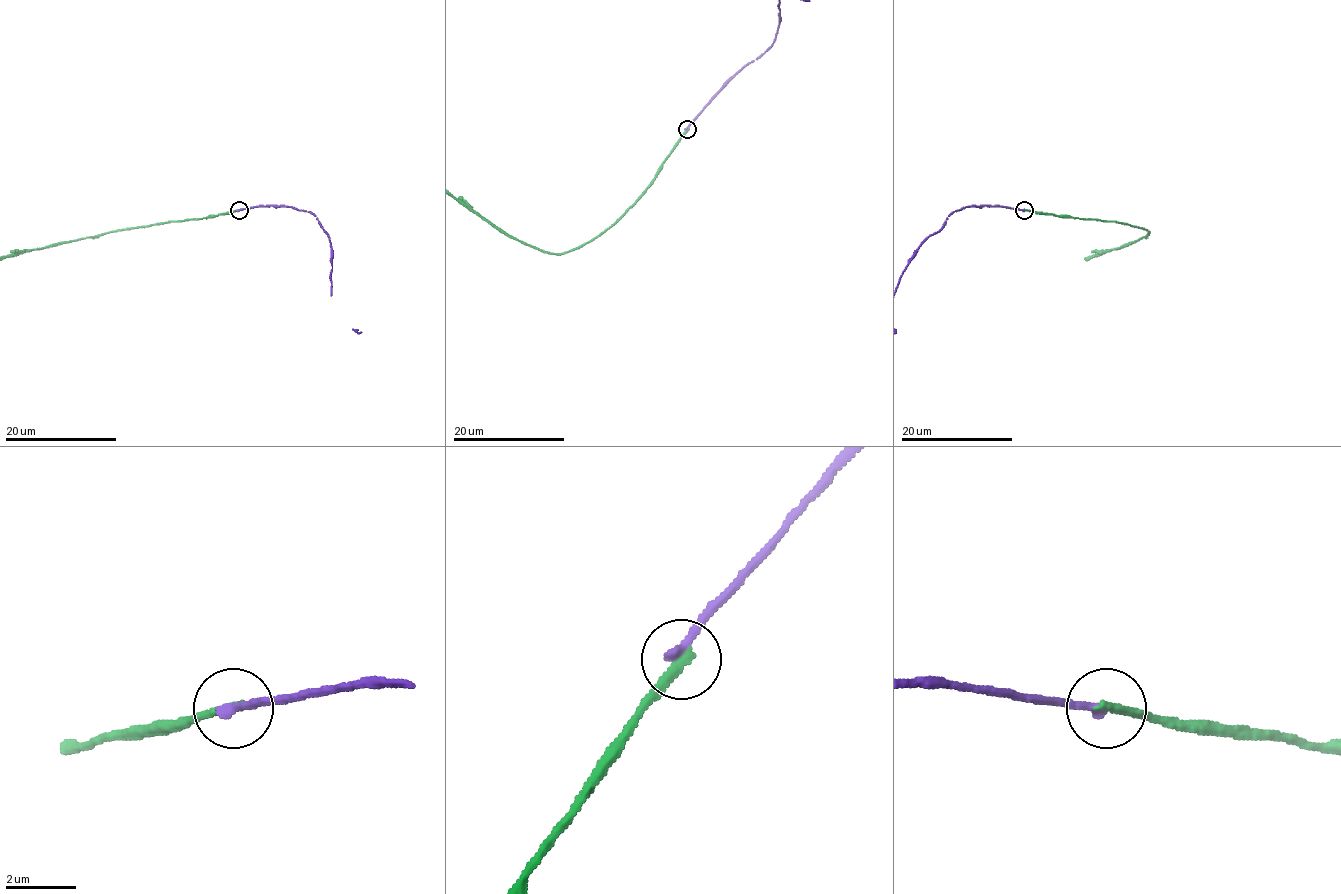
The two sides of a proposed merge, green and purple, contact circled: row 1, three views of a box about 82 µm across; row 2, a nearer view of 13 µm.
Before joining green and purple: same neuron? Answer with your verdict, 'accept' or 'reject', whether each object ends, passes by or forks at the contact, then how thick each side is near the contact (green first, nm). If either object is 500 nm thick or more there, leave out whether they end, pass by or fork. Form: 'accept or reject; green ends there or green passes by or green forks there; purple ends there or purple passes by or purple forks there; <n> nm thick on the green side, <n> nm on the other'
reject; green ends there; purple ends there; 320 nm thick on the green side, 280 nm on the other

